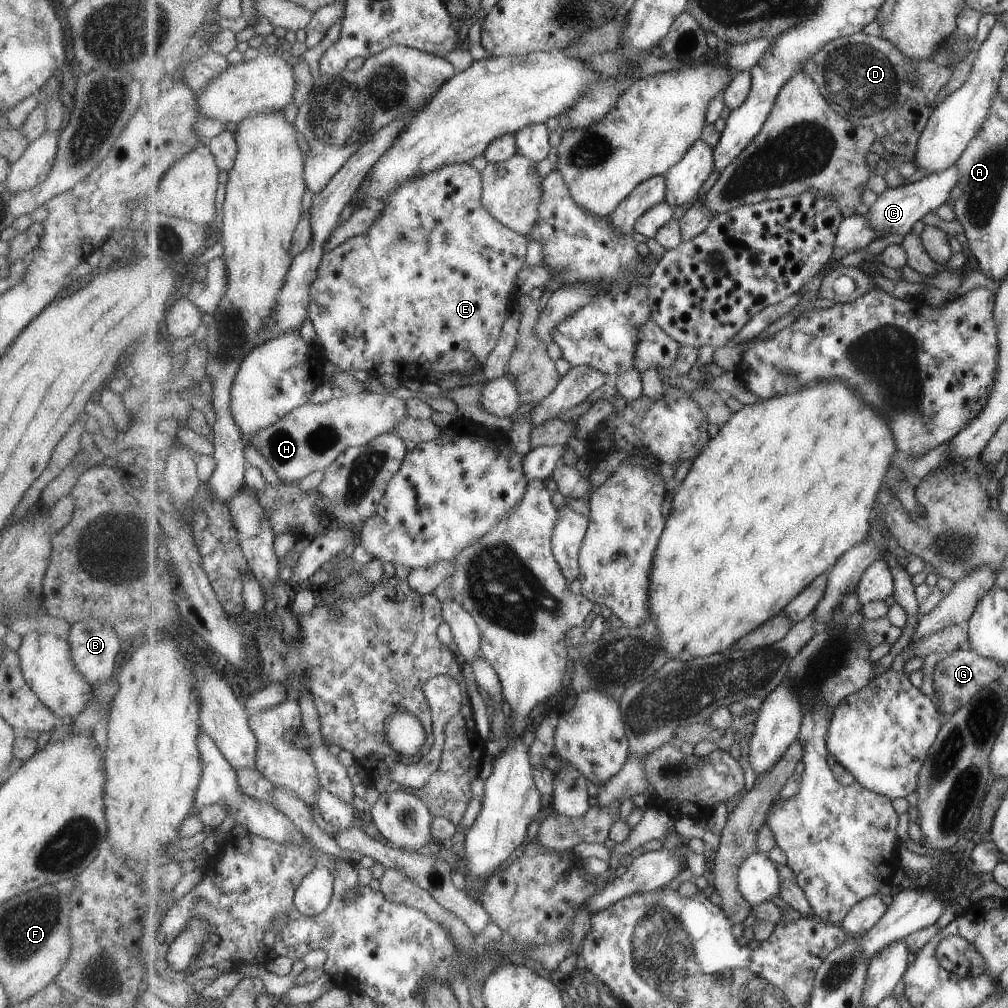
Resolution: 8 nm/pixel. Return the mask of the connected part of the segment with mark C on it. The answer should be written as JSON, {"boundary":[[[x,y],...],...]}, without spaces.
{"boundary":[[[953,164],[951,168],[943,172],[927,175],[920,181],[905,186],[901,185],[878,195],[876,201],[869,206],[869,212],[866,216],[871,221],[872,227],[875,227],[880,234],[880,237],[885,237],[888,234],[906,236],[911,232],[911,228],[915,226],[915,222],[930,219],[933,212],[941,204],[947,202],[947,198],[951,194],[951,188],[958,183],[958,180],[958,168]]]}

